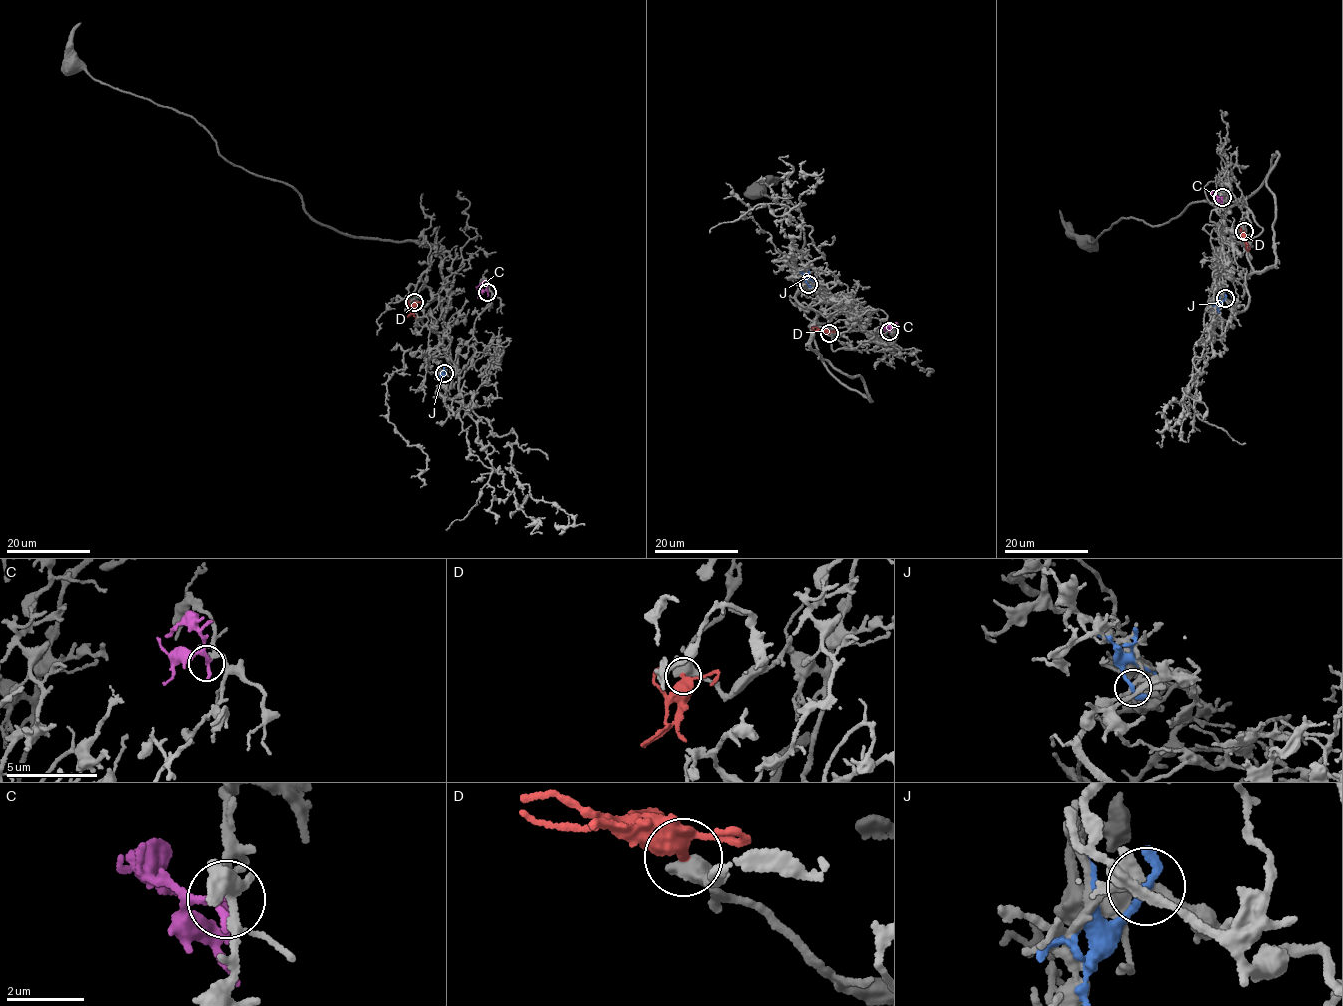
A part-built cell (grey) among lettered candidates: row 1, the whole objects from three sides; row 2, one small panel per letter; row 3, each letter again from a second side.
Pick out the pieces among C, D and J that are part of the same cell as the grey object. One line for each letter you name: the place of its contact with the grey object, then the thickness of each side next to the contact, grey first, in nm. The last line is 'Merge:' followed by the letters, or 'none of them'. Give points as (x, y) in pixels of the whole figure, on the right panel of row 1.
Merge: none of them

